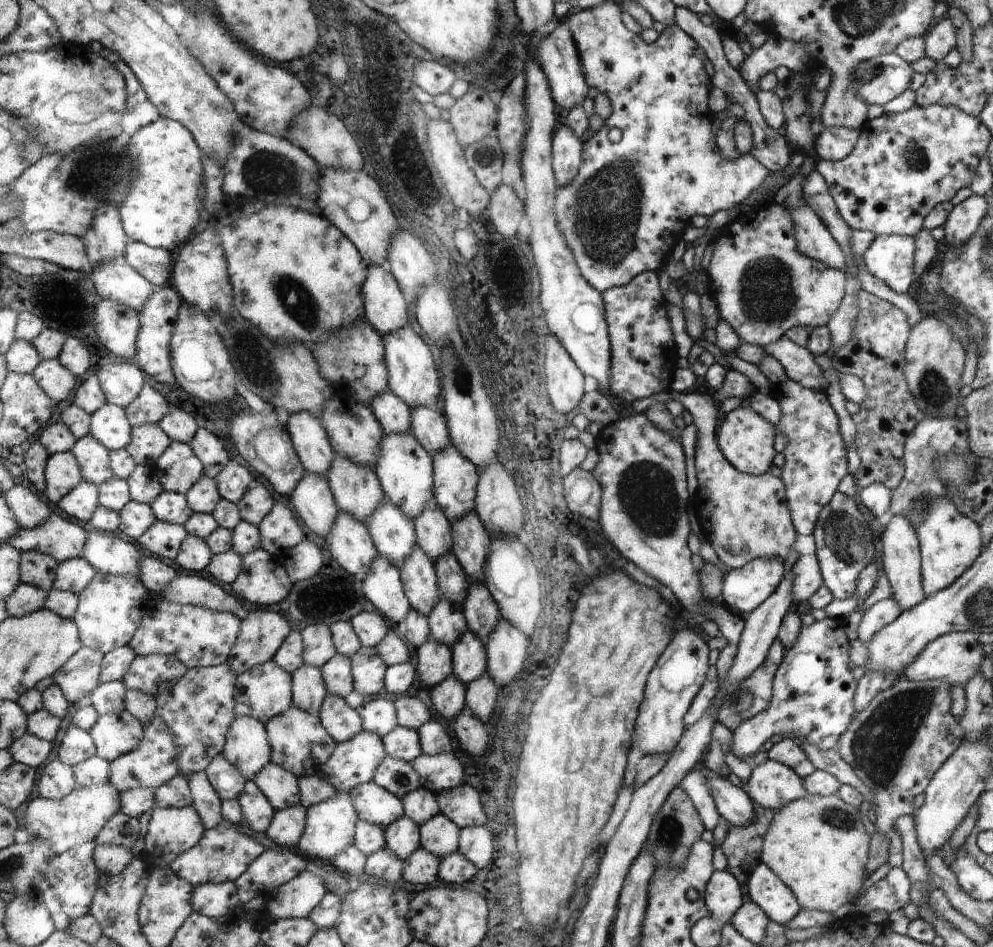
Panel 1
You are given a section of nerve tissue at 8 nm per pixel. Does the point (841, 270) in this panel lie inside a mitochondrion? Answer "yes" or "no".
no

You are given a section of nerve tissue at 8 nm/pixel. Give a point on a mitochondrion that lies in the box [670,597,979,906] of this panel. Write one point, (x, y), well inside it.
(879, 743)

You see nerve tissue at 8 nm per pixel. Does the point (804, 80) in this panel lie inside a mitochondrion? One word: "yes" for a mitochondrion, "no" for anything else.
no

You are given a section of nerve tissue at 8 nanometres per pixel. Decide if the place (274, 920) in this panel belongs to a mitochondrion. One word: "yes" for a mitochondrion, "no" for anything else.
no

